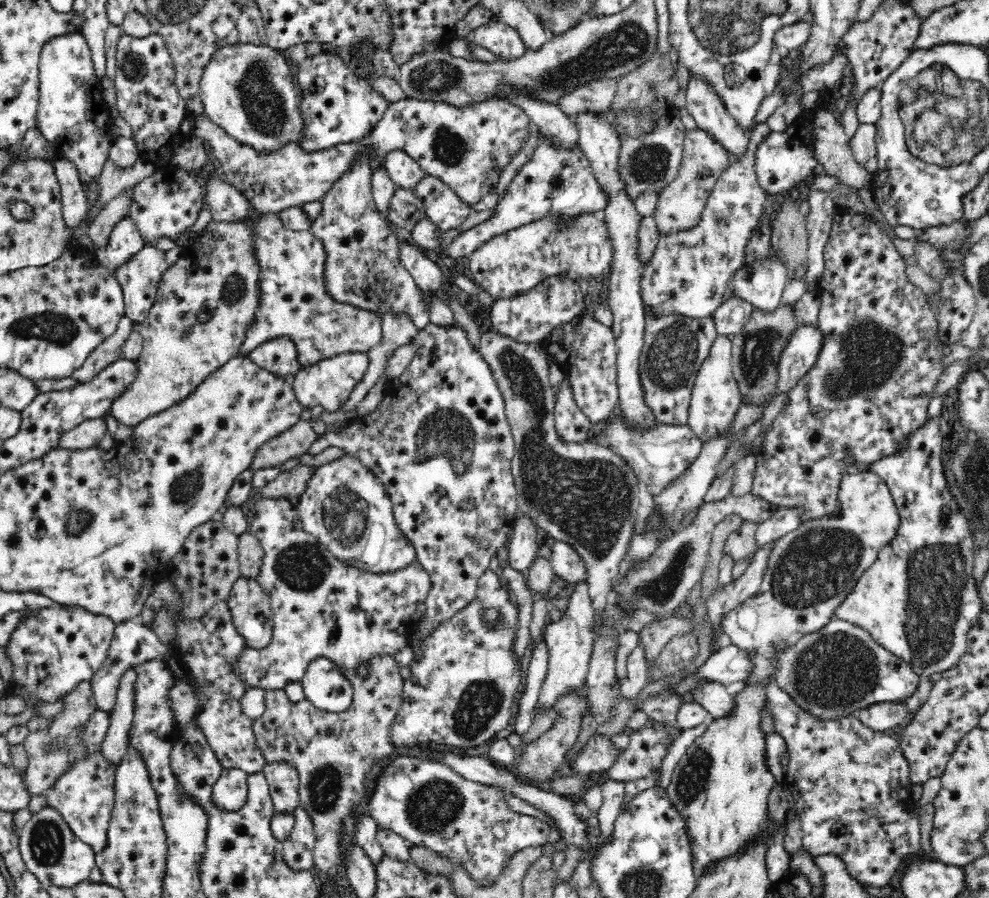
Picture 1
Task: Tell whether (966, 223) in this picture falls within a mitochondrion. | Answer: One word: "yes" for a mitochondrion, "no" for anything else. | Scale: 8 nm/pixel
no

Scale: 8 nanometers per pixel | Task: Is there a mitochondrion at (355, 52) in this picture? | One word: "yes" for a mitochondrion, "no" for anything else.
no

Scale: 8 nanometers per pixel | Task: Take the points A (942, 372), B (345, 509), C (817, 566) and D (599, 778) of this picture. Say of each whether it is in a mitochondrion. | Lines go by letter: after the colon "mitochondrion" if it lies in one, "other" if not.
A: other
B: mitochondrion
C: mitochondrion
D: other

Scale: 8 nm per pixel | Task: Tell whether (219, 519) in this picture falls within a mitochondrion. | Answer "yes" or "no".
no

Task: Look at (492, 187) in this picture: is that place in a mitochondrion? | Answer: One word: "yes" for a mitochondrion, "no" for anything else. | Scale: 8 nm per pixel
no

